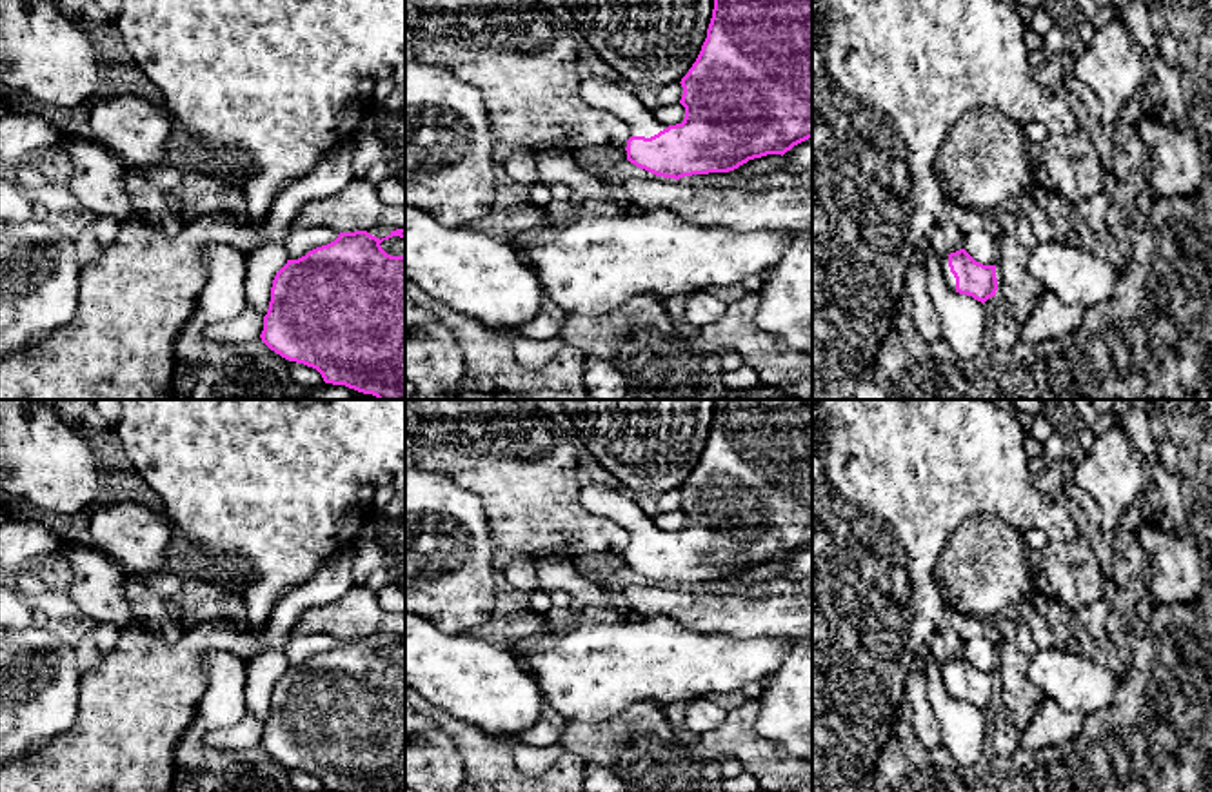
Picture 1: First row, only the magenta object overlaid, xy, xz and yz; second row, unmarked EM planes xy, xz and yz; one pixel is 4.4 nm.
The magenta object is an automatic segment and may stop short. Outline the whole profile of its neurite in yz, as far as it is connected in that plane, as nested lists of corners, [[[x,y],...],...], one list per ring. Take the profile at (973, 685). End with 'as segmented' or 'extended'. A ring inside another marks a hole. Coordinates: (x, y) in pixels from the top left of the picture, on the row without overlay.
[[[965,656],[943,663],[941,679],[952,699],[972,703],[981,710],[996,703],[996,672],[976,668]]]; extended

